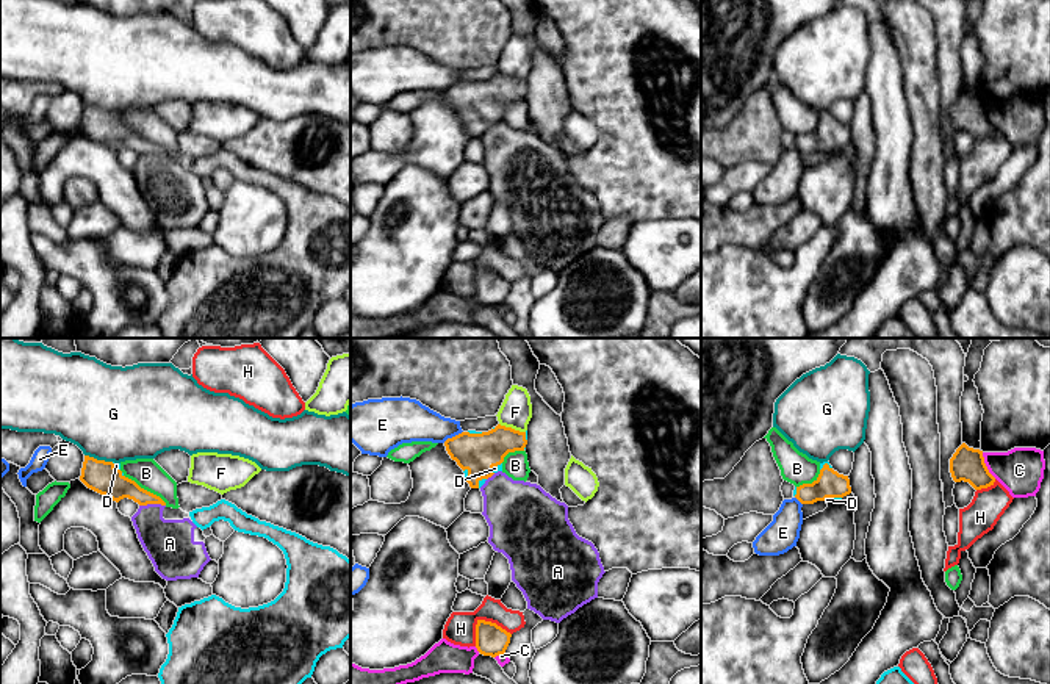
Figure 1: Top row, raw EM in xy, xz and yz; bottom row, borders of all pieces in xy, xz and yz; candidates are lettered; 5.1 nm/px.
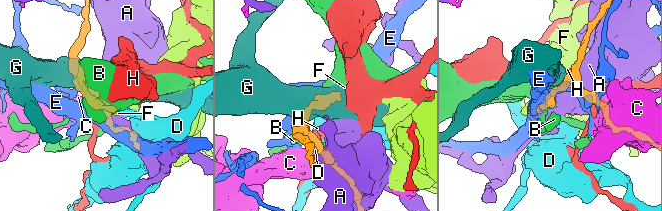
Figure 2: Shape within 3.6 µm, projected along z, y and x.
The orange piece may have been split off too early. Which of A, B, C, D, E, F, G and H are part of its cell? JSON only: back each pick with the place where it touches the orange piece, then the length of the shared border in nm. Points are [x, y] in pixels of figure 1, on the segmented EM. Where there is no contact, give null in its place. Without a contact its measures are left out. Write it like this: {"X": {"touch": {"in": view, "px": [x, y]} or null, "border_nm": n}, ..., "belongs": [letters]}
{"D": {"touch": {"in": "yz", "px": [831, 496]}, "border_nm": 100}, "belongs": ["D"]}

